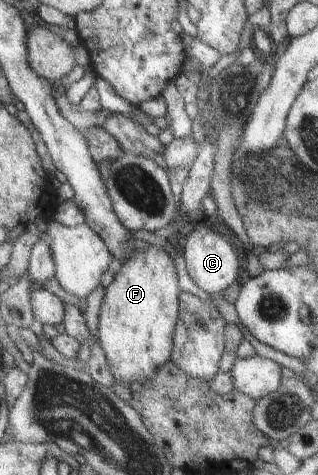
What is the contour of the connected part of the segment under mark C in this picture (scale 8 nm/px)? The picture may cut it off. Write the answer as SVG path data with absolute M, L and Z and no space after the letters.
M204 220L200 221L198 227L187 235L186 245L182 253L184 253L183 257L186 261L186 269L190 279L210 295L220 293L220 291L224 292L226 287L230 287L238 279L240 263L238 263L232 245Z

